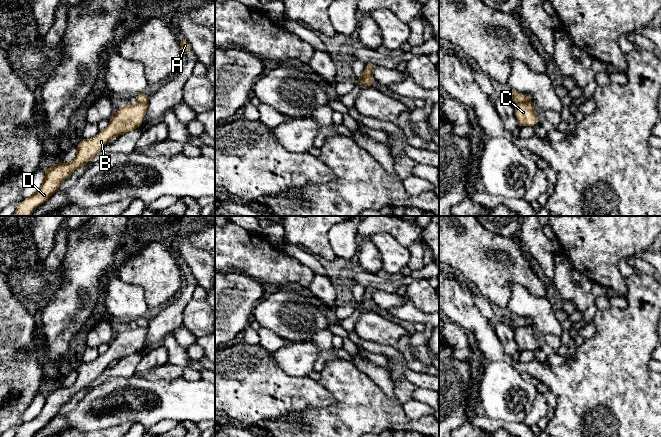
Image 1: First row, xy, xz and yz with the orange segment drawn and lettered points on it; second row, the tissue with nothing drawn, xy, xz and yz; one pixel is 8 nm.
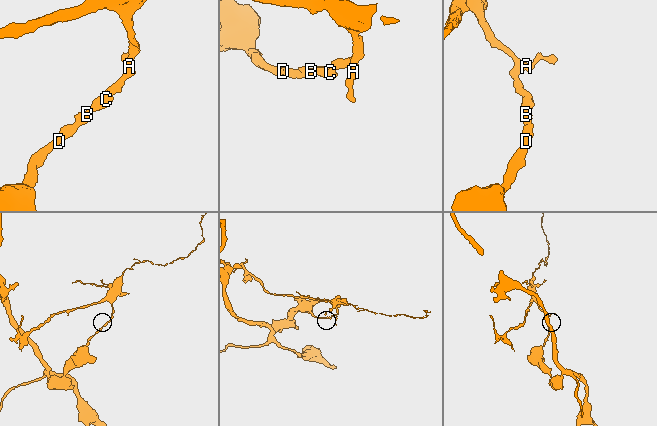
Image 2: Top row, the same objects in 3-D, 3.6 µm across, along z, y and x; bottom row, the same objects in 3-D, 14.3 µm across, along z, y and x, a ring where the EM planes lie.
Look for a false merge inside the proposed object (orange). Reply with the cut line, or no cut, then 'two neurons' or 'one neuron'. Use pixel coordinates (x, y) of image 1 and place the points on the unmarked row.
cut yz (528, 321), (518, 328); two neurons

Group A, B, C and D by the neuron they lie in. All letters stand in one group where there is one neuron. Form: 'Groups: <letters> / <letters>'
Groups: A / B C D

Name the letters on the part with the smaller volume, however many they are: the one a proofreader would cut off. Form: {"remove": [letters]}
{"remove": ["A"]}

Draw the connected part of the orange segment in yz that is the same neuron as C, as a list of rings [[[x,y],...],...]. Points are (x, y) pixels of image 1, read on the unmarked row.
[[[530,322],[516,329],[514,339],[517,342],[520,352],[524,350],[530,350],[534,352],[540,347],[534,334],[534,326]]]

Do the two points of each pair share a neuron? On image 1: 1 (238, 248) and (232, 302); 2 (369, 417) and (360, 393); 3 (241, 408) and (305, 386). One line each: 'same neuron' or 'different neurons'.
1: different neurons
2: same neuron
3: same neuron

